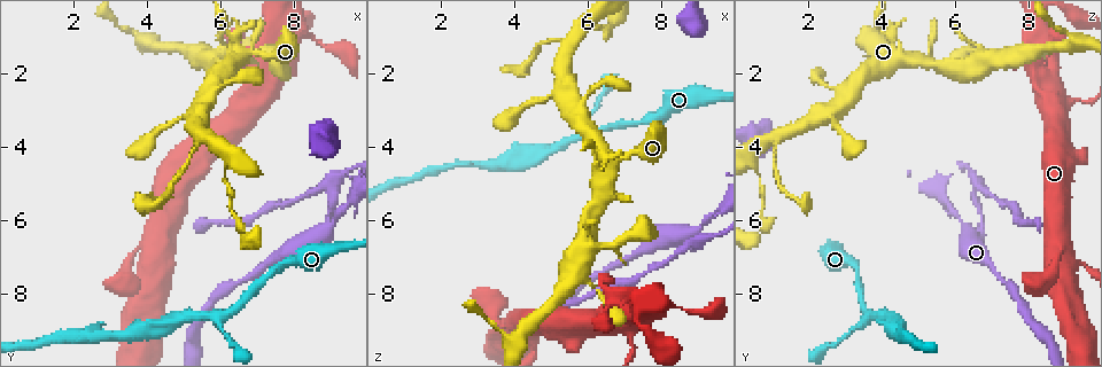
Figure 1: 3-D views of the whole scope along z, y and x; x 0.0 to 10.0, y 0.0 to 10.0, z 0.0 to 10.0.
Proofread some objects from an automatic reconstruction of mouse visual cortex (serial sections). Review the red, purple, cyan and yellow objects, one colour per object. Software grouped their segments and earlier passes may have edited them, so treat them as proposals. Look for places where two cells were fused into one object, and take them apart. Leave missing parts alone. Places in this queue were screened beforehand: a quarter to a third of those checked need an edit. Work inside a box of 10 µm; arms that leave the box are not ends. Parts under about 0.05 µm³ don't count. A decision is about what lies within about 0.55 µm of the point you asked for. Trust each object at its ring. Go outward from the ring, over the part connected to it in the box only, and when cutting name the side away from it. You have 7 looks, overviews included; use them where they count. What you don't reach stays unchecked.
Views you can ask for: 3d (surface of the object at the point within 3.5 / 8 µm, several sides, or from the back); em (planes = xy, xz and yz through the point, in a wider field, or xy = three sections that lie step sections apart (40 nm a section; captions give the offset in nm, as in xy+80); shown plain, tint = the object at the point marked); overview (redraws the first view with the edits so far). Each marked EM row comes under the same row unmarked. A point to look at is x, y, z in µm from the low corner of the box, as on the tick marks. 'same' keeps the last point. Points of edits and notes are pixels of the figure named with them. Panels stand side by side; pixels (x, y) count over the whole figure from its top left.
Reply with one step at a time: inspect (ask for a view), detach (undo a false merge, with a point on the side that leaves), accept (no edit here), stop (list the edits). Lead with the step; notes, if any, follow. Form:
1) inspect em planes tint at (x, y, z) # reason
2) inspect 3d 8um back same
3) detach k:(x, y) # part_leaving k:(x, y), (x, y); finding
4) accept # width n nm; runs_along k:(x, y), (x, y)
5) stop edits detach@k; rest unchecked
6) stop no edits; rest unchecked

inspect 3d 3.5um at (8.85, 6.40, 6.55) # sudden change in width

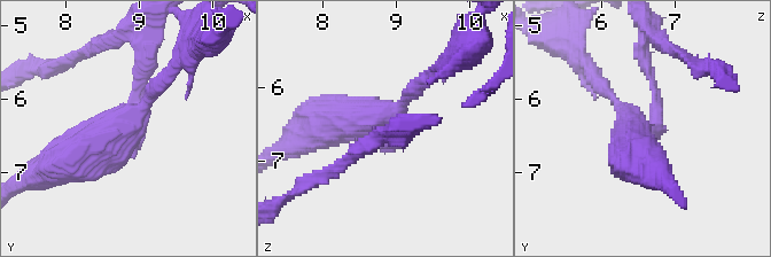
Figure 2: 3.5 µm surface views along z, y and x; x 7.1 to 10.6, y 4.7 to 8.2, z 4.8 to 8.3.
inspect em xy step 5 tint same # arms 3; arm_widths 150, 150, 600 nm

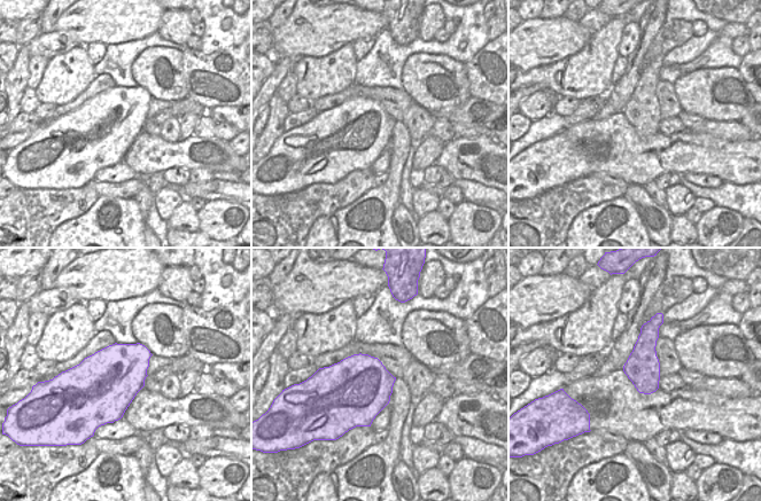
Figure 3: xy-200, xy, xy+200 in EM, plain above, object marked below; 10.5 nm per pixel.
detach 2:(138, 79) # width 650 nm; part_leaving 2:(656, 122), (647, 37); two cells meet here

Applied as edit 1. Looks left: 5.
inspect 3d 3.5um at (5.95, 8.65, 3.65) # arms part here

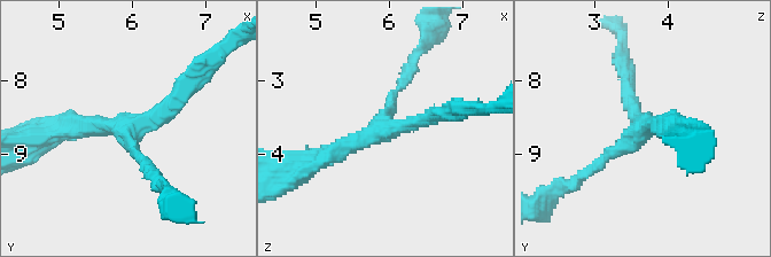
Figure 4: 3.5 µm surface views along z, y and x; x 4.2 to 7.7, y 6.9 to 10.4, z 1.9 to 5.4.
inspect em xy step 5 tint at (6.00, 8.65, 3.65) # arms 3; arm_widths 150, 200, 250 nm

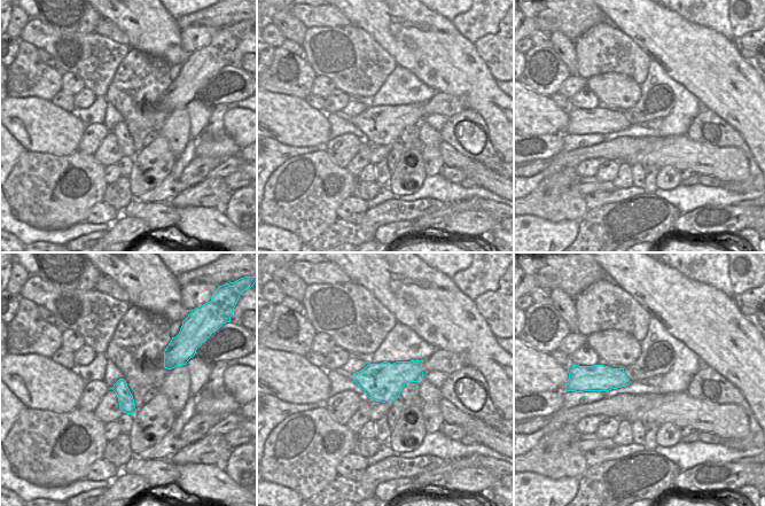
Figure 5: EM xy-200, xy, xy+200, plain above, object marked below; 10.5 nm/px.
accept # runs_along 4:(193, 83), (148, 122), (63, 129); continuous, no second cell

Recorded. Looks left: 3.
inspect 3d 3.5um back at (7.05, 7.40, 7.00) # calibre changes

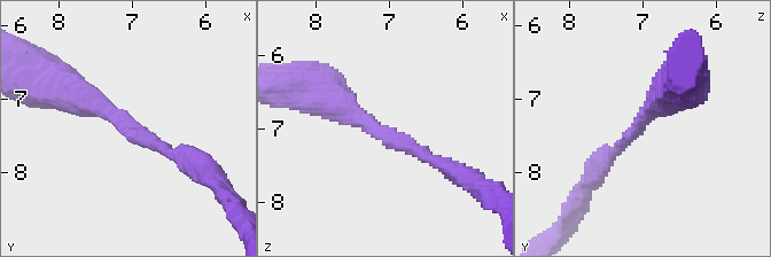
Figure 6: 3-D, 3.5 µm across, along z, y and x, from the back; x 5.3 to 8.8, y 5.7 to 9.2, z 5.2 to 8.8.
inspect em xy step 3 tint at (7.10, 7.35, 7.05) # arm_widths 200, 450 nm

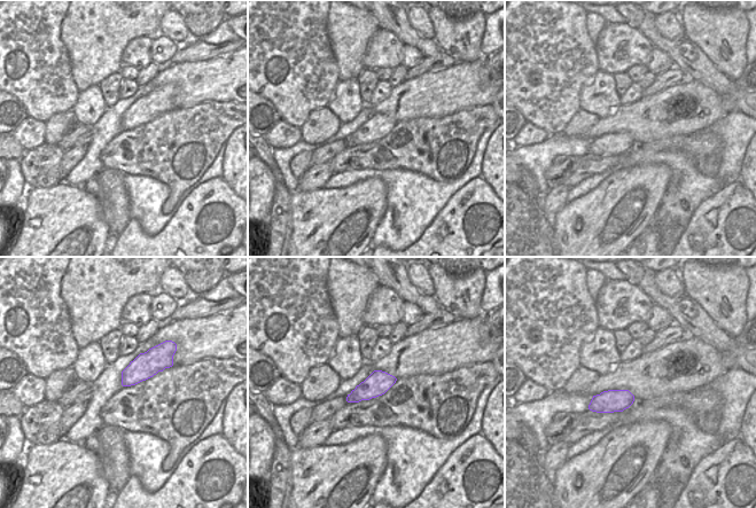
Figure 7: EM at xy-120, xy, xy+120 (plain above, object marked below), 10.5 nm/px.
accept # width 260 nm; runs_along 6:(322, 98), (443, 165); one cell here

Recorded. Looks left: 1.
stop edits detach@2; rest unchecked

